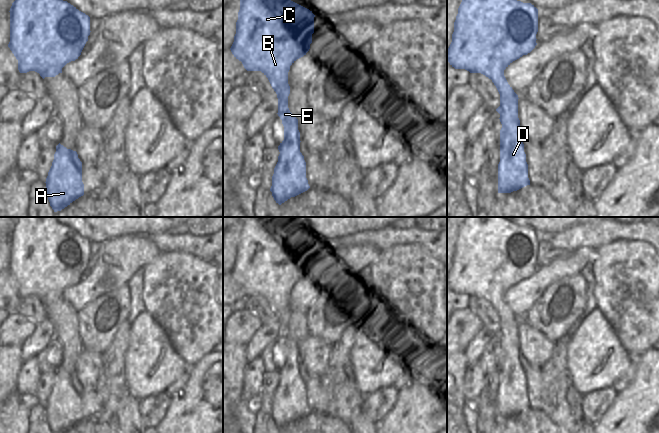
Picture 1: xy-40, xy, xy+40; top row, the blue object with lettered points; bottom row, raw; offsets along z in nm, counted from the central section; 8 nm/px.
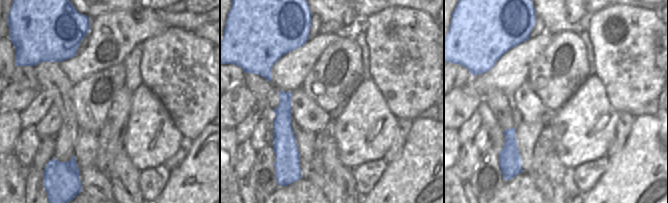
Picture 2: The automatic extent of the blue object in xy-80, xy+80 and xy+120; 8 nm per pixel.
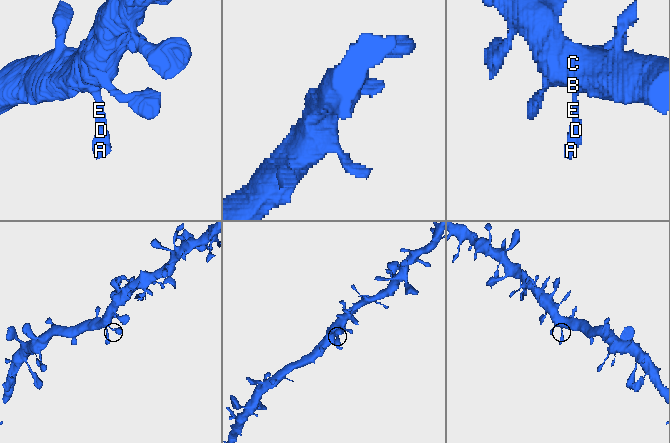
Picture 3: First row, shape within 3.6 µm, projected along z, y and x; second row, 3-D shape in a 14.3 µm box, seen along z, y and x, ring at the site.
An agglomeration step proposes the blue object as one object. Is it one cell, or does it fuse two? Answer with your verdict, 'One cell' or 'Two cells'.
One cell

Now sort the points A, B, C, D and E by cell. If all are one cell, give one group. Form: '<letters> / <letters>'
A B C D E

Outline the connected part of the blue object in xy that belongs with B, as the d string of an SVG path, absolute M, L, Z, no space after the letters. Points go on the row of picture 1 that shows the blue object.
M240 0L236 34L230 48L234 57L242 62L247 71L261 71L277 94L277 114L284 126L284 140L278 146L280 154L274 168L270 191L279 205L310 188L306 178L306 162L300 152L298 119L288 108L288 72L290 66L310 49L314 17L312 11L291 0Z

